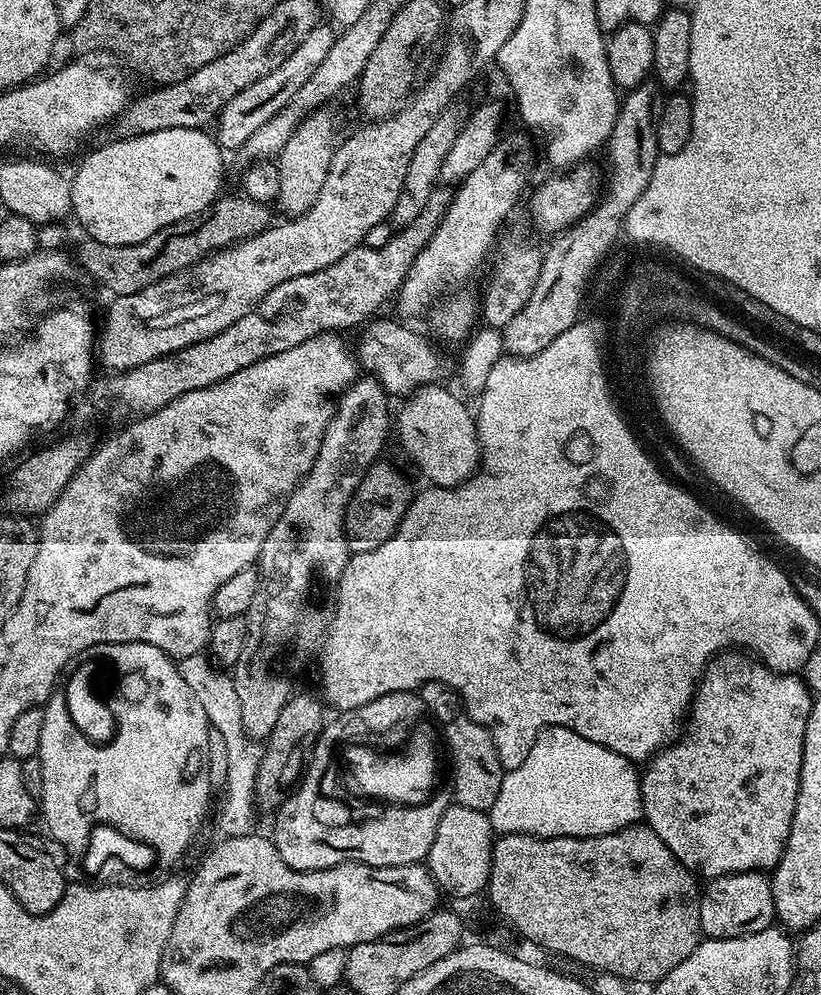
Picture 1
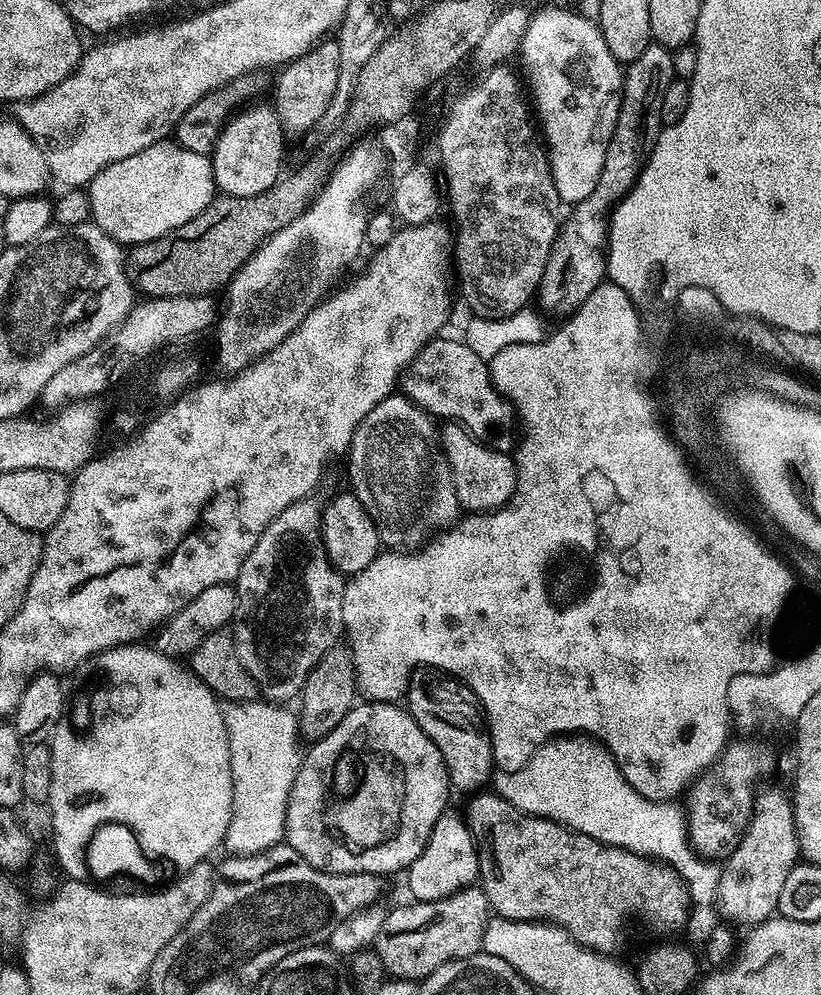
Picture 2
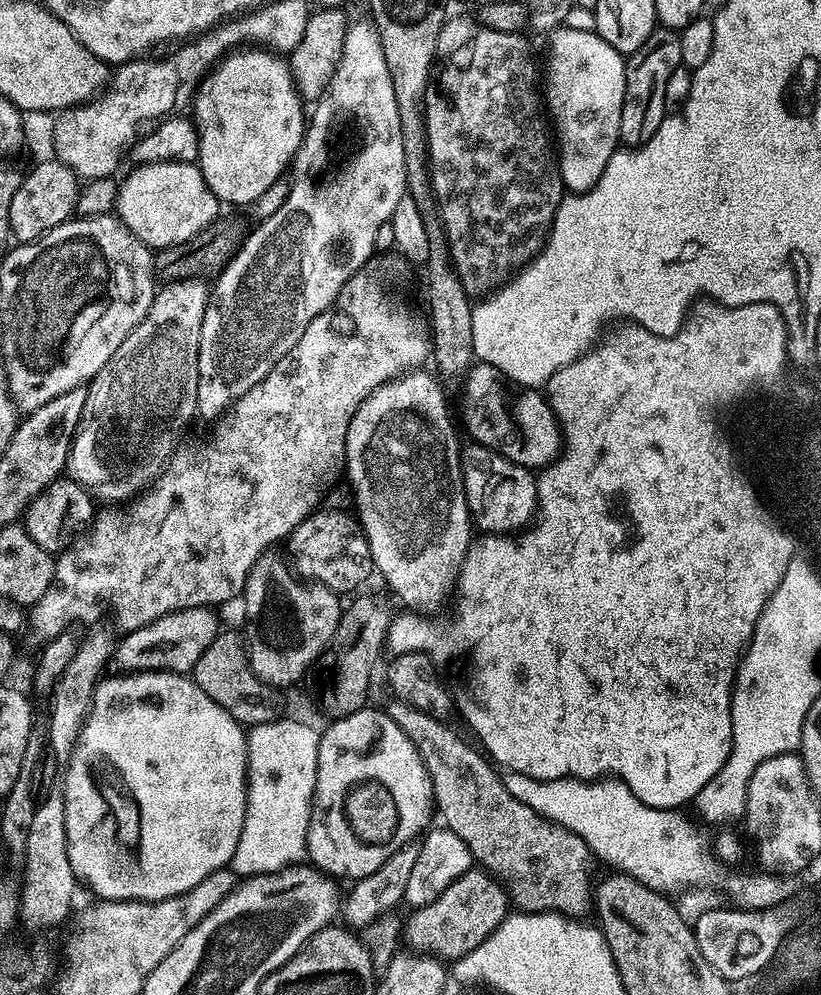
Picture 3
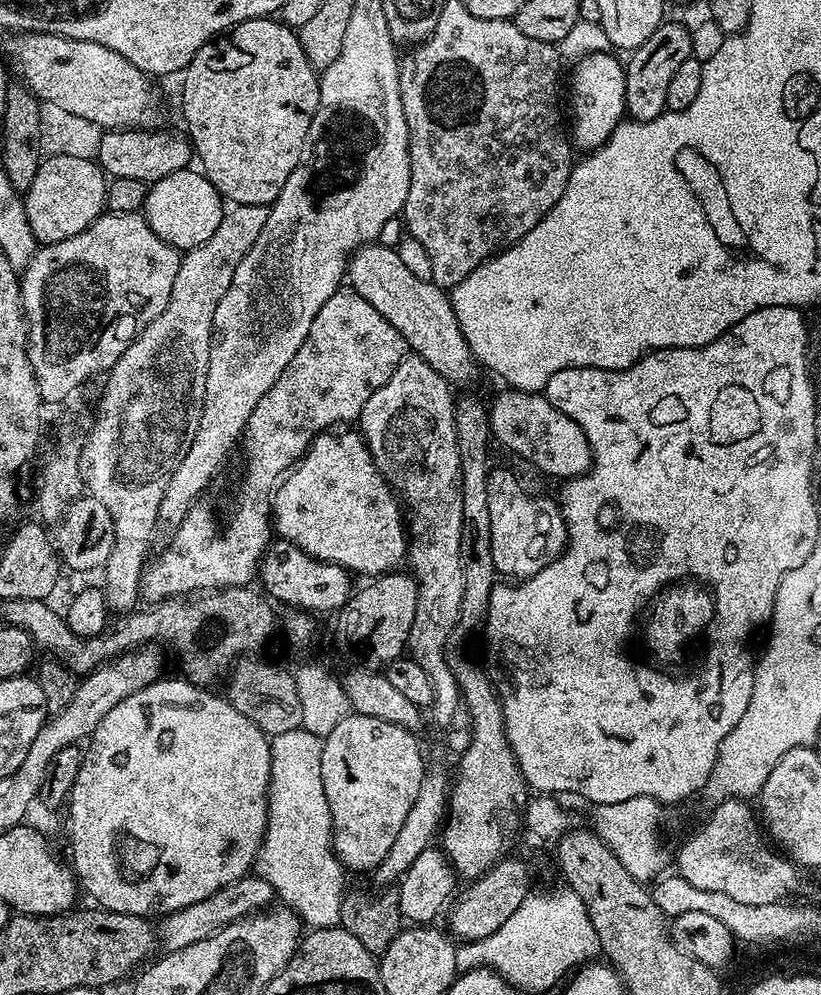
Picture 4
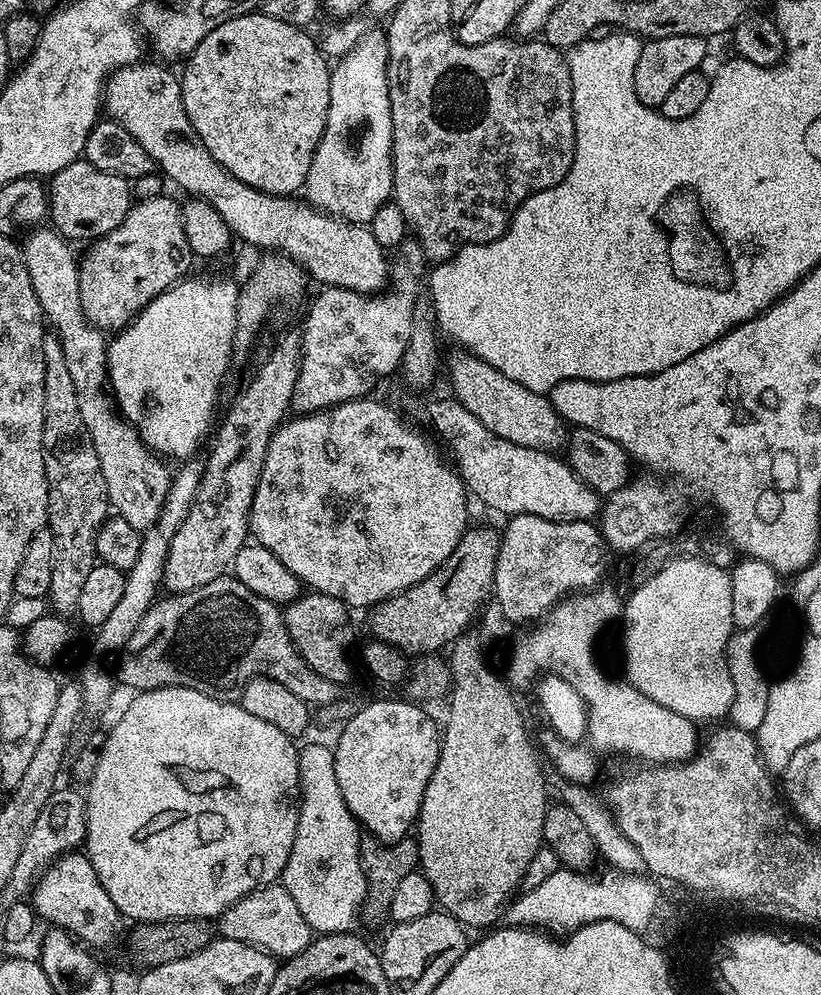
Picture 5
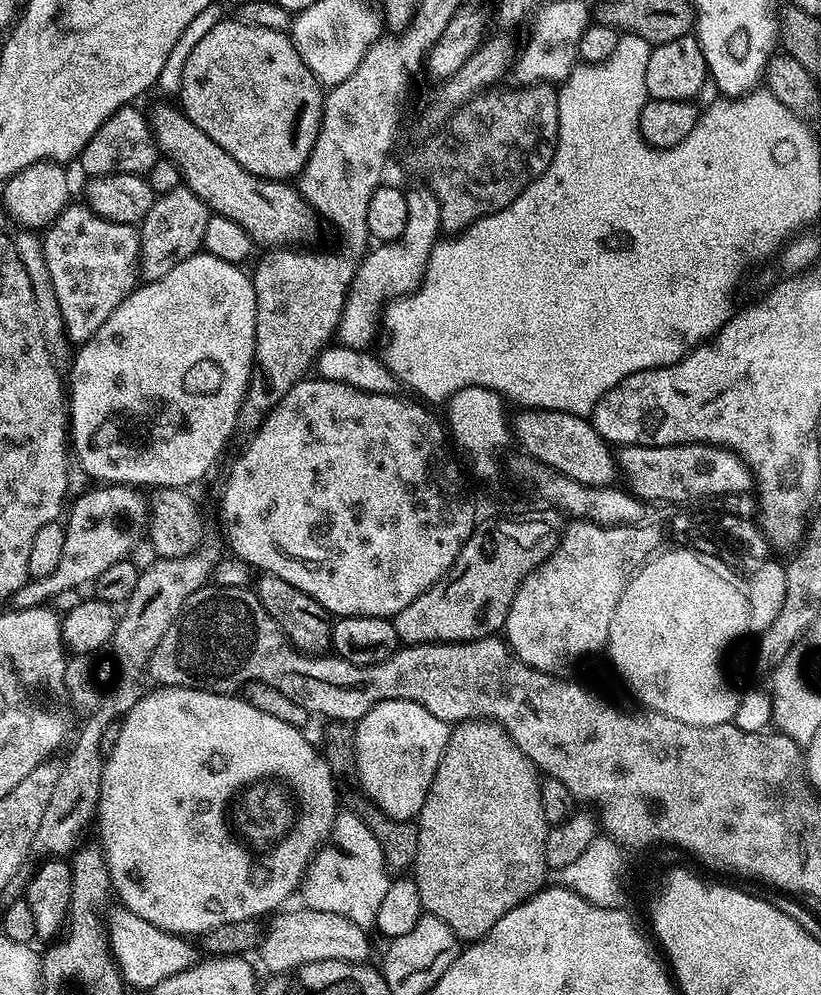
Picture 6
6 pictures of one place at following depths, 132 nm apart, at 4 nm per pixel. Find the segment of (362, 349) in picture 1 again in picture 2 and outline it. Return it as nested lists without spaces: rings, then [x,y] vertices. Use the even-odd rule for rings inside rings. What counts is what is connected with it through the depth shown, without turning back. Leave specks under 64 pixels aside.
[[[437,338],[428,341],[424,349],[412,359],[411,364],[402,373],[402,392],[413,404],[423,408],[429,416],[439,418],[444,422],[455,422],[464,425],[470,435],[481,440],[488,447],[498,452],[511,453],[514,448],[514,432],[512,436],[512,424],[514,428],[514,409],[494,385],[492,385],[492,373],[489,365],[463,339],[444,340]]]

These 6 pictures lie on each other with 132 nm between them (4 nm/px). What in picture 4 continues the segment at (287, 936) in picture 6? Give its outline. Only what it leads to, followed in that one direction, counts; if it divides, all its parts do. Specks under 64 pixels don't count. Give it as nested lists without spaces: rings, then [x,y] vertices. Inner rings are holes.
[[[255,874],[243,876],[238,882],[230,882],[230,886],[222,886],[222,890],[210,894],[210,898],[194,902],[194,906],[186,906],[177,912],[167,913],[163,917],[164,921],[158,924],[159,947],[164,952],[173,952],[182,950],[194,942],[202,942],[202,938],[210,938],[235,920],[243,920],[245,916],[254,916],[265,911],[273,903],[271,900],[274,900],[274,893],[270,882]]]

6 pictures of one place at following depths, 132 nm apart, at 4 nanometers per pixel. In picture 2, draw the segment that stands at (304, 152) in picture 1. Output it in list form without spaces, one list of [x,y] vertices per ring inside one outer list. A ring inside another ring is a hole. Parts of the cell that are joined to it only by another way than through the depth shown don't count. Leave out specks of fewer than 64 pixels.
[[[328,38],[311,48],[306,55],[300,56],[291,64],[283,65],[280,77],[275,77],[274,92],[276,88],[276,101],[274,107],[276,116],[280,120],[285,133],[289,137],[304,136],[313,131],[324,115],[327,106],[334,98],[334,90],[338,86],[338,72],[340,59],[335,39]]]

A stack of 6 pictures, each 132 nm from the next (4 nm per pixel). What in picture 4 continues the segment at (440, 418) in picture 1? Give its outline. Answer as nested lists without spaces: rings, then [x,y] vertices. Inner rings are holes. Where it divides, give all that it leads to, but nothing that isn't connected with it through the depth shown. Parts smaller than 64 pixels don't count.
[[[493,467],[488,474],[488,493],[490,494],[490,546],[494,550],[494,566],[501,577],[513,581],[528,580],[538,570],[550,566],[568,546],[568,523],[560,512],[555,499],[539,500],[524,489],[524,484],[508,468]]]

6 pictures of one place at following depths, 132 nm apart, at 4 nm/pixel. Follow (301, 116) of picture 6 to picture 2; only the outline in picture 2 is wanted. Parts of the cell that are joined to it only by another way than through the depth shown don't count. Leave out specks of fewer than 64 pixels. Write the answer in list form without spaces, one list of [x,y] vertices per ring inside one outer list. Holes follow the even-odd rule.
[[[275,107],[251,108],[235,115],[225,125],[210,153],[217,189],[225,196],[262,194],[270,190],[282,175],[280,167],[284,164],[286,133],[276,116]]]

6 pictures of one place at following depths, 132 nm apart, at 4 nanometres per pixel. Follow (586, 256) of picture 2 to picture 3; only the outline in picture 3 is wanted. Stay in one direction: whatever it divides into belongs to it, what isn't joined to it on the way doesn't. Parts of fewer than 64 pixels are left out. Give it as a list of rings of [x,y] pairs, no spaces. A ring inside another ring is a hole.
[[[657,27],[655,32],[642,42],[642,46],[637,52],[631,53],[627,57],[625,66],[625,101],[622,102],[621,114],[621,145],[635,150],[654,138],[658,126],[662,126],[666,115],[664,103],[666,102],[666,81],[670,79],[670,74],[681,67],[684,56],[684,48],[680,45],[679,31]]]

